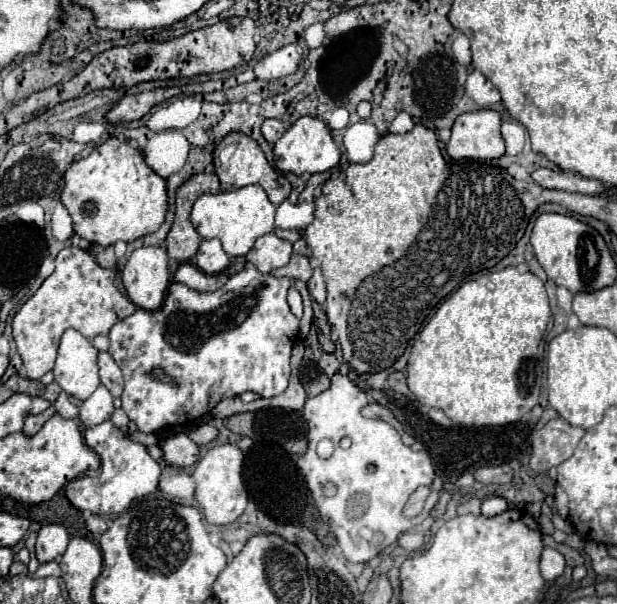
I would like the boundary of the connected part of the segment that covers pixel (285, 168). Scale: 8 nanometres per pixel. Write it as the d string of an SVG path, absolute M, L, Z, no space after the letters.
M314 116L298 118L294 122L294 126L274 144L272 152L274 152L274 166L280 172L292 172L296 176L300 176L304 172L308 172L308 174L326 172L332 166L336 166L340 160L340 148L334 144L328 124Z

